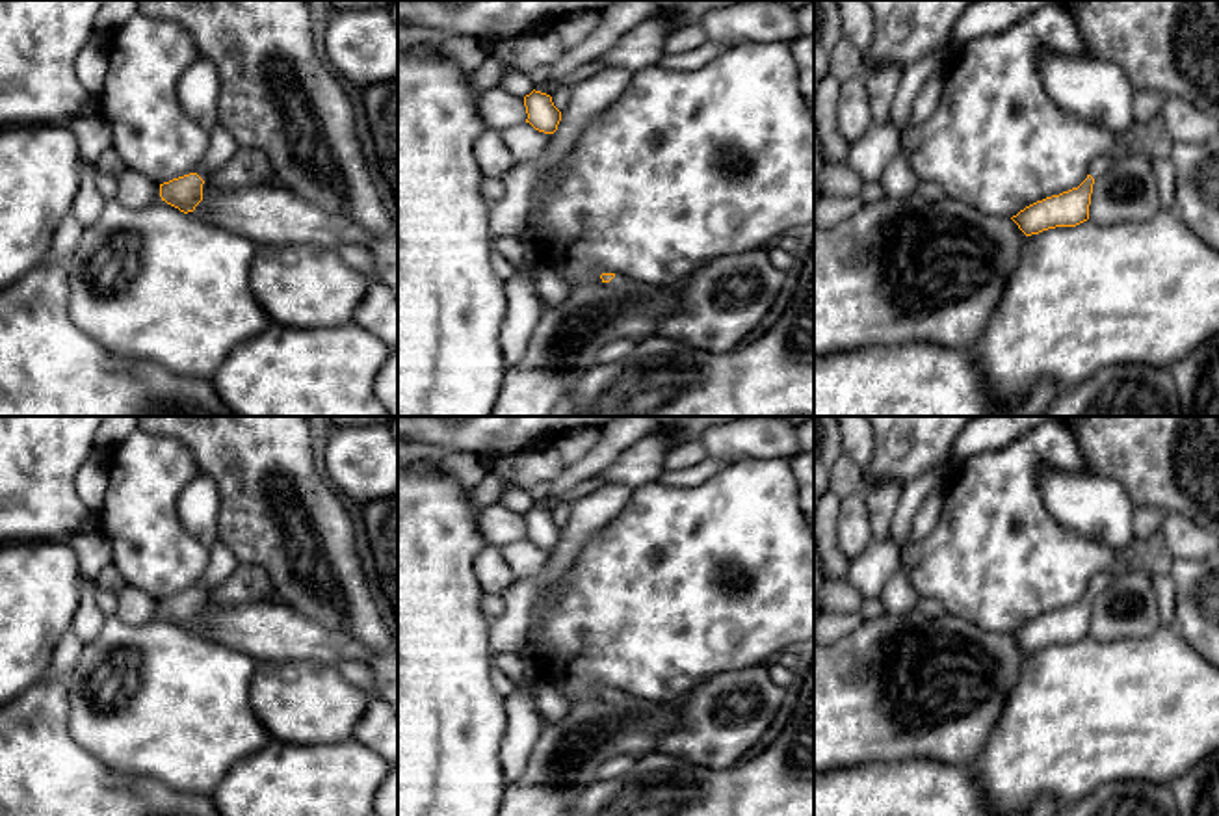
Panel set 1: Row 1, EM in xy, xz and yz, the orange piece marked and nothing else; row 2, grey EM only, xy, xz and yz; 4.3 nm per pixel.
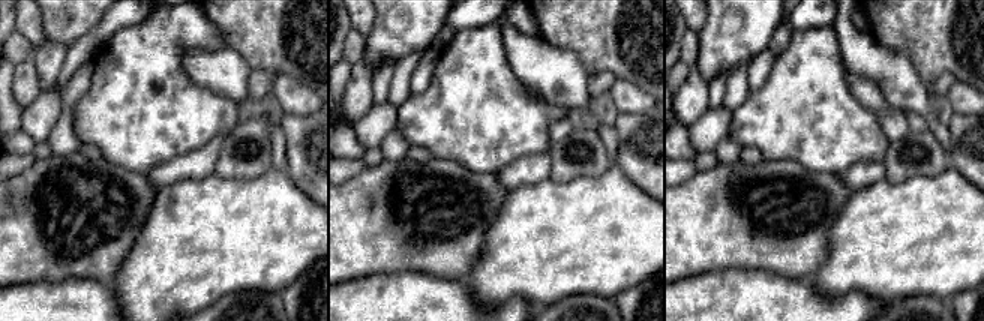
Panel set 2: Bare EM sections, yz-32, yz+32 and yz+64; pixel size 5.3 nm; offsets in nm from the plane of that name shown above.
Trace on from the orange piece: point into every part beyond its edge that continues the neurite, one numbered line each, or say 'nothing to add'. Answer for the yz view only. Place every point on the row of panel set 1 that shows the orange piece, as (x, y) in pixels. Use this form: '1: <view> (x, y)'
1: yz (1099, 166)

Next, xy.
1: xy (222, 145)

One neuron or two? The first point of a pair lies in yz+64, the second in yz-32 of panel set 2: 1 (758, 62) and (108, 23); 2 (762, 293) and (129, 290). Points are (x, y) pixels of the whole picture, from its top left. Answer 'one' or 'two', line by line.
1: two
2: two

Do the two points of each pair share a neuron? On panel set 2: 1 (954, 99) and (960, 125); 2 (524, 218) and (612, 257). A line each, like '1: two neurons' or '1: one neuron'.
1: two neurons
2: one neuron

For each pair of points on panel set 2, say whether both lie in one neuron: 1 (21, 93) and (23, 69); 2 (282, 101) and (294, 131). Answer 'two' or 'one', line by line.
1: one
2: two

